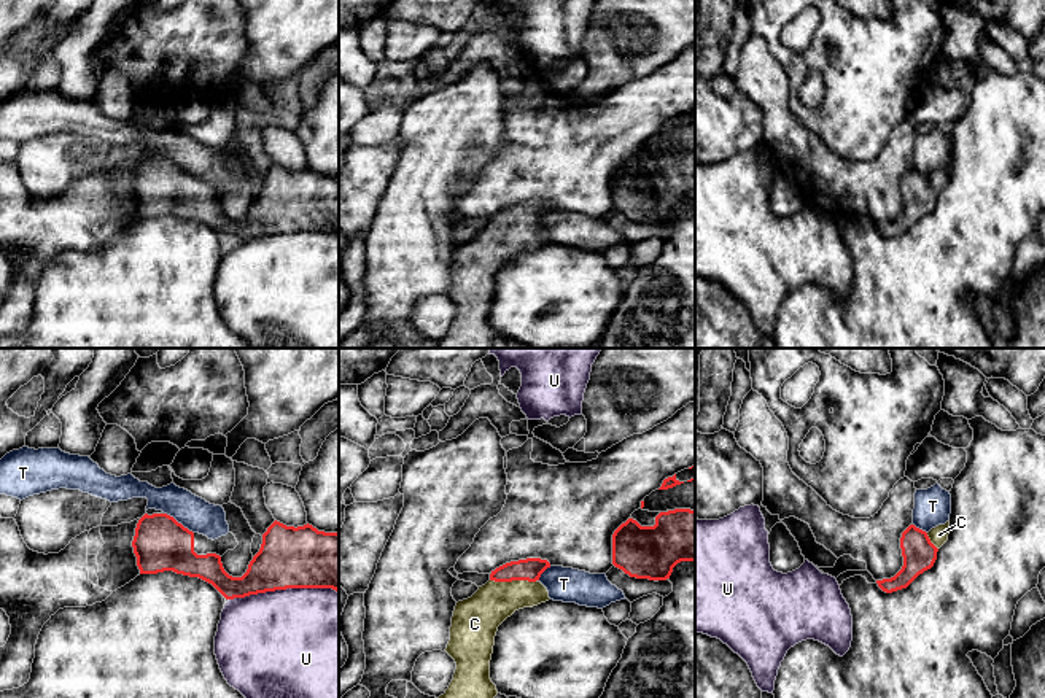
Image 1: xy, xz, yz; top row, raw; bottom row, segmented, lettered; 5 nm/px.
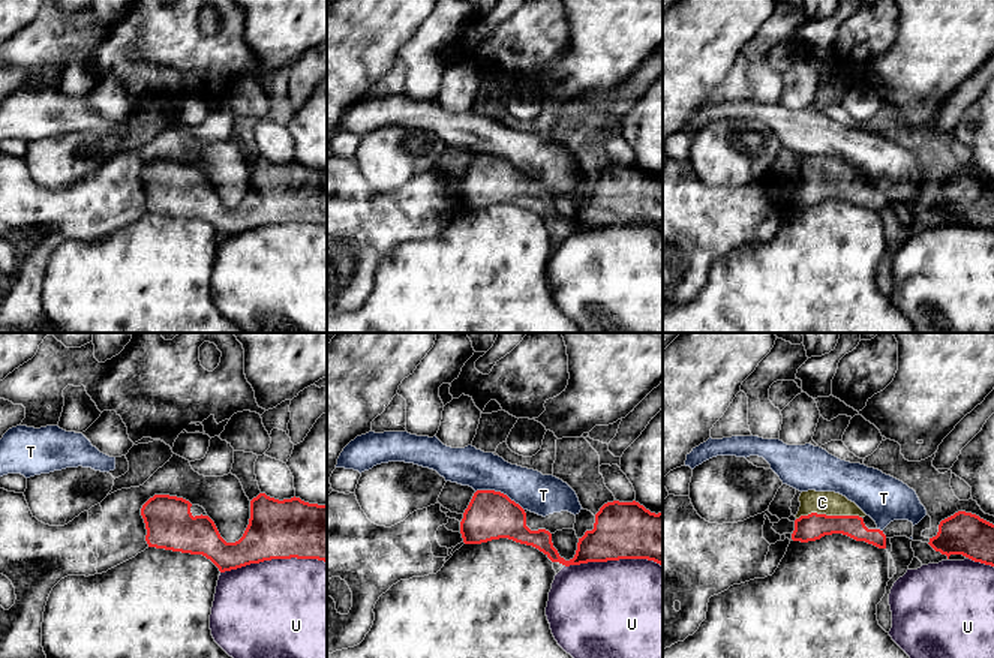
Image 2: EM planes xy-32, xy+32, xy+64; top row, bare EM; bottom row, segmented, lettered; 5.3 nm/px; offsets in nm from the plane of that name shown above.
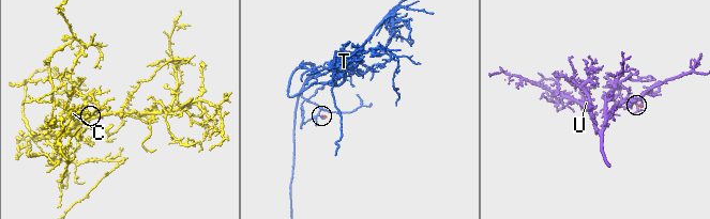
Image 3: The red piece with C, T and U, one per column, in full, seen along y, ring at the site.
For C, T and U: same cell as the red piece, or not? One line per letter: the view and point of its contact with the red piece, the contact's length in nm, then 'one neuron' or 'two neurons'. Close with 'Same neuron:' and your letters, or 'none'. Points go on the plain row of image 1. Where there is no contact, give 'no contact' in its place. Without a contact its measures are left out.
C: meets red in xz at (514, 223); contact 240 nm long; one neuron
T: meets red in xy at (177, 166); contact 190 nm long; two neurons
U: meets red in xy at (283, 232); contact 550 nm long; two neurons
Same neuron: C

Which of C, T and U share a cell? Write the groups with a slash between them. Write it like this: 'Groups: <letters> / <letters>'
Groups: C / T / U

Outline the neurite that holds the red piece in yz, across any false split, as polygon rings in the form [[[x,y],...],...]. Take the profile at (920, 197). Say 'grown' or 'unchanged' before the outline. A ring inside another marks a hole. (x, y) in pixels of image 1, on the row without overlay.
grown; [[[950,164],[929,176],[910,169],[900,181],[902,213],[891,223],[876,224],[878,231],[886,237],[907,232],[919,218],[934,210],[937,196],[948,184],[948,178]]]

